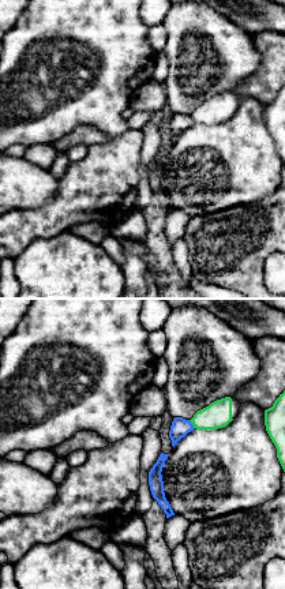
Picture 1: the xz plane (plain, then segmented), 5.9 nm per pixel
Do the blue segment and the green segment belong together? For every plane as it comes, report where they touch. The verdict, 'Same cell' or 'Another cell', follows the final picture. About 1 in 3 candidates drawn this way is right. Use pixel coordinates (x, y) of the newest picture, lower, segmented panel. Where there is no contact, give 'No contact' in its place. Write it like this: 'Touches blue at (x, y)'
Touches blue at (191, 424)

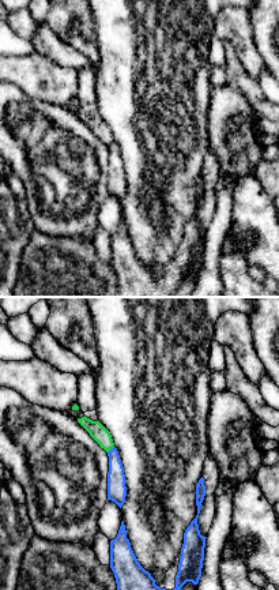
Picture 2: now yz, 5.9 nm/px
Touches blue at (110, 450)

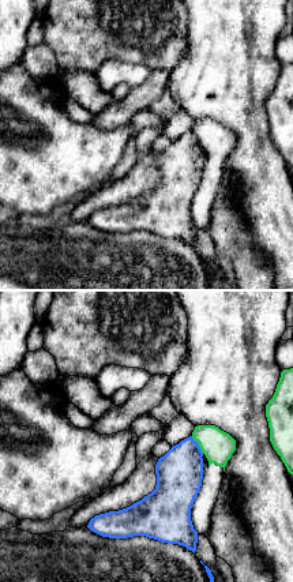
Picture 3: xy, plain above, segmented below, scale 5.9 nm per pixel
Touches blue at (198, 445)

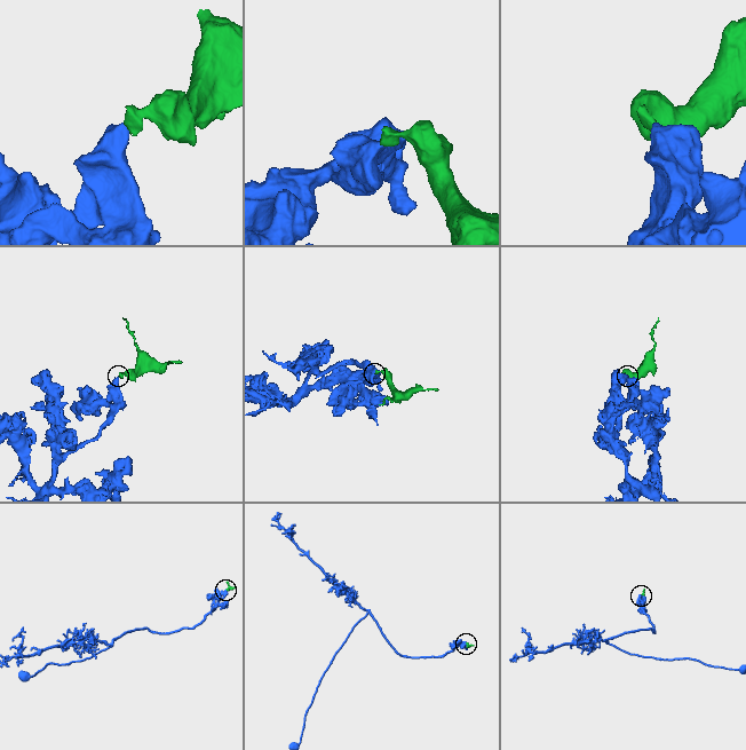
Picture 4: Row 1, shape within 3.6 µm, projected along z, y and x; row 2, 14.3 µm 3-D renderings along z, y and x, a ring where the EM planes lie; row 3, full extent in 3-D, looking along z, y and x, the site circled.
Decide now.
Another cell

